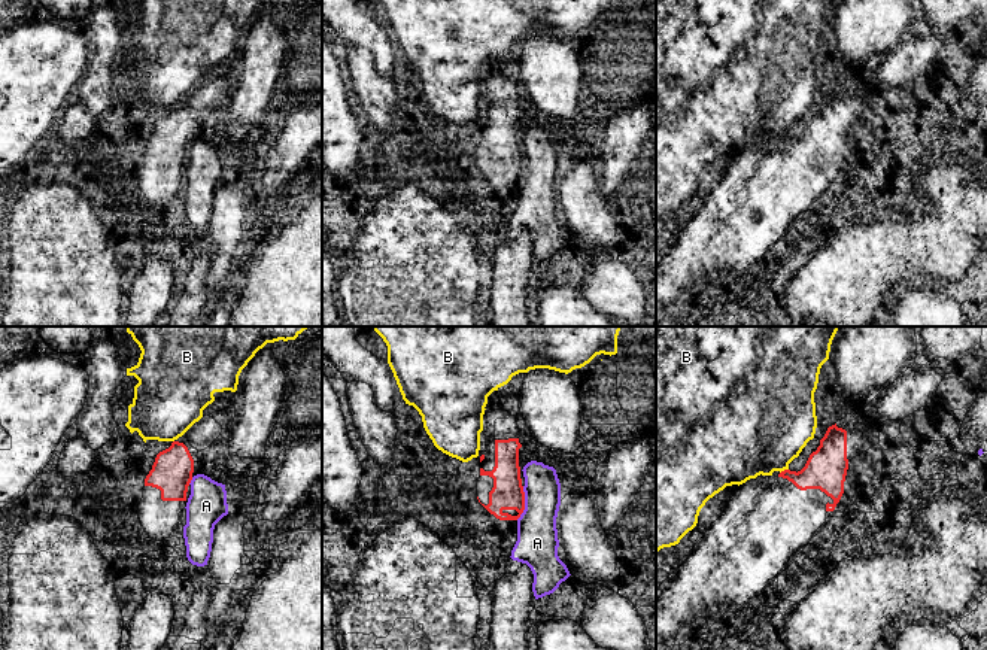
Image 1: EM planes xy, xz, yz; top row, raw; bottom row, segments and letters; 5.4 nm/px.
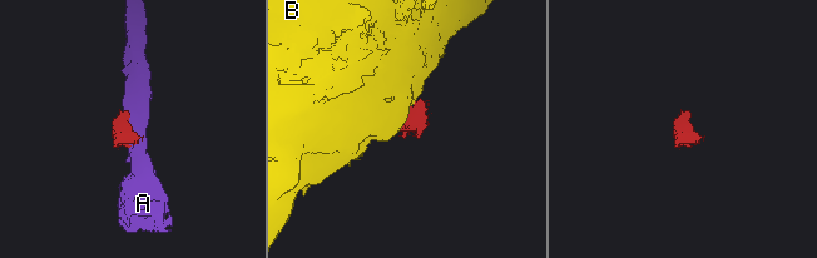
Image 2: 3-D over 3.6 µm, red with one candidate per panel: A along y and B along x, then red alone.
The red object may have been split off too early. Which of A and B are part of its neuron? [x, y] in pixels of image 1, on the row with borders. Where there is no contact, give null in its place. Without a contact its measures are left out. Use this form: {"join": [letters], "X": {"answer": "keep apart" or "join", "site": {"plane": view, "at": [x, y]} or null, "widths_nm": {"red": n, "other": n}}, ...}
{"join": [], "A": {"answer": "keep apart", "site": {"plane": "xz", "at": [524, 503]}, "widths_nm": {"red": 180, "other": 220}}, "B": {"answer": "keep apart", "site": {"plane": "yz", "at": [784, 470]}, "widths_nm": {"red": 220, "other": 460}}}

